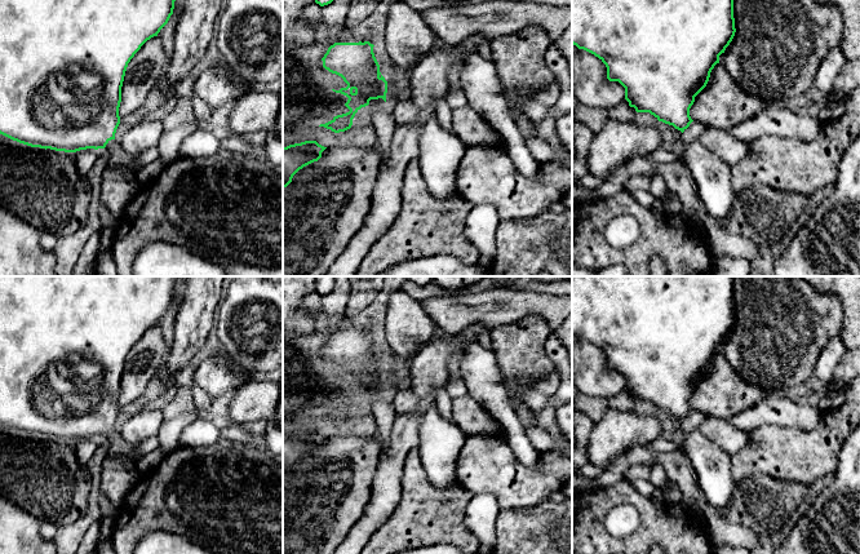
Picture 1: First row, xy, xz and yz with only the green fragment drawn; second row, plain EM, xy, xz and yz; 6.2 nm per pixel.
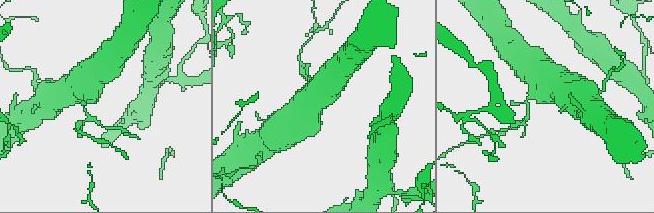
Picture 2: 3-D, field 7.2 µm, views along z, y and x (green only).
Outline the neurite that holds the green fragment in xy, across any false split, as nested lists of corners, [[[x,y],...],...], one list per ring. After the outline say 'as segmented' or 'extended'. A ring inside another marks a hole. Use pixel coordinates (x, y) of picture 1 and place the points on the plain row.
[[[0,276],[0,424],[45,439],[76,442],[106,438],[107,458],[124,458],[136,465],[142,457],[136,455],[139,444],[127,442],[115,429],[120,413],[121,376],[130,349],[147,329],[158,325],[173,303],[176,279],[177,276]]]; extended

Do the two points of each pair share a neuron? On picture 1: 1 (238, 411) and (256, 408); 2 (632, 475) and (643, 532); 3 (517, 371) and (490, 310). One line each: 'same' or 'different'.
1: same
2: different
3: different

